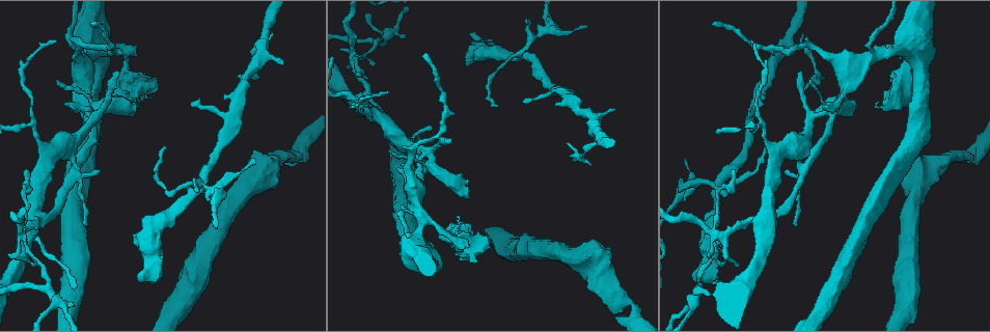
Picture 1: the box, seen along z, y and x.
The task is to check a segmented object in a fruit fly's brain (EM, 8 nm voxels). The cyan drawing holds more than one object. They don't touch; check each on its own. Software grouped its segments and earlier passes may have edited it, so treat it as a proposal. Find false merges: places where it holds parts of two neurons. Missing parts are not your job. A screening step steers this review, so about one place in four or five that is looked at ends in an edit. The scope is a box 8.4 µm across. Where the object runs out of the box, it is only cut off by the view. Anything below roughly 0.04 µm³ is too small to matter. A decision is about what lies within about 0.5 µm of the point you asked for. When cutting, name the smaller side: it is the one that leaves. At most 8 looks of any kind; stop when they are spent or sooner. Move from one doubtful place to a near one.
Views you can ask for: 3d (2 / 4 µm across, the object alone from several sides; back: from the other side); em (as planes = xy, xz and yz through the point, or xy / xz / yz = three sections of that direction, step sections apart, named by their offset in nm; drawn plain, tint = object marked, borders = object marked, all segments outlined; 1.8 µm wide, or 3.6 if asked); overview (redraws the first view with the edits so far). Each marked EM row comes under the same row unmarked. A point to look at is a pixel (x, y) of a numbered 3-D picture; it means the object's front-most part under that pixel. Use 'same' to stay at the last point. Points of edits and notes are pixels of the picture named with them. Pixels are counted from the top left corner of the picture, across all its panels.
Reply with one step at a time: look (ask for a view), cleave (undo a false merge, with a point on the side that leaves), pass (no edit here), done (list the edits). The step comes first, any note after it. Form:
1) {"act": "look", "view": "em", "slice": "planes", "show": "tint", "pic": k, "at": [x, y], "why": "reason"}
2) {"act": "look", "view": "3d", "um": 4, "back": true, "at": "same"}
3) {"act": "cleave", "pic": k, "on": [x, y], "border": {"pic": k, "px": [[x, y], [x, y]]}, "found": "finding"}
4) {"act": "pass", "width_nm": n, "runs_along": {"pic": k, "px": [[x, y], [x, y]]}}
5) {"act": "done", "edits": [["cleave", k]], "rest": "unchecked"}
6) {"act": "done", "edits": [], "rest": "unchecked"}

{"act": "look", "view": "3d", "um": 4, "pic": 1, "at": [450, 237], "why": "abrupt turn"}

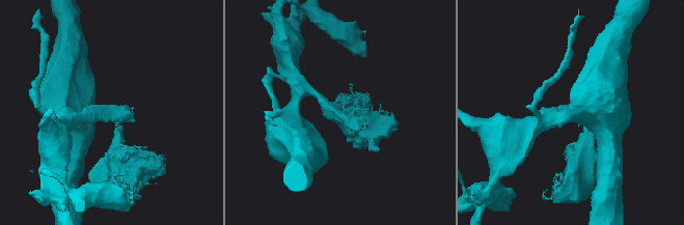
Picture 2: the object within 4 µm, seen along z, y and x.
{"act": "look", "view": "em", "slice": "planes", "show": "tint", "pic": 2, "at": [337, 111], "arm_widths_nm": [220, 240], "why": "need the tissue"}

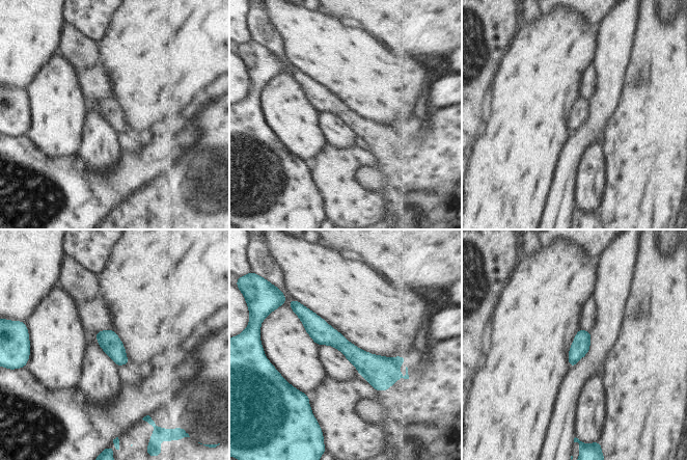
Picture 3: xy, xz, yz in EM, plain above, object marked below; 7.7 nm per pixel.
{"act": "pass", "found": "continuous, no second neuron"}

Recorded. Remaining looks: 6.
{"act": "look", "view": "3d", "um": 4, "pic": 1, "at": [89, 111], "why": "four arms meet"}

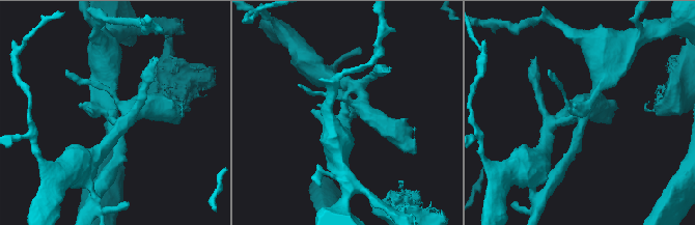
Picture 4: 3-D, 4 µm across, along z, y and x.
{"act": "look", "view": "em", "slice": "xz", "step": 4, "show": "tint", "pic": 4, "at": [347, 117], "why": "need the tissue"}

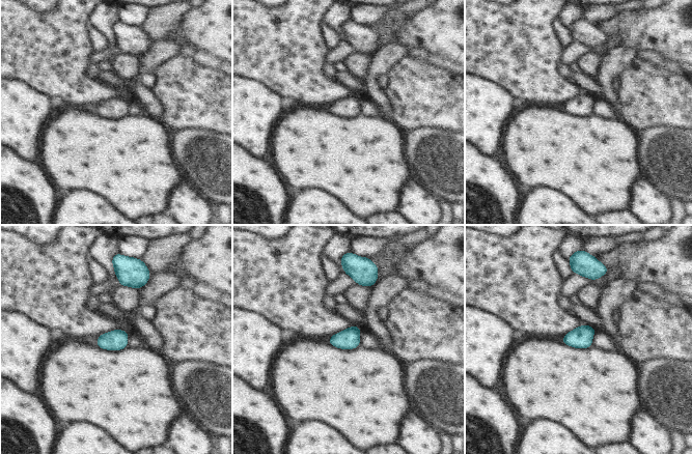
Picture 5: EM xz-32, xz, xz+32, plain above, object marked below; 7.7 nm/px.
{"act": "look", "view": "em", "slice": "planes", "show": "tint", "at": "same", "why": "cut it another way"}

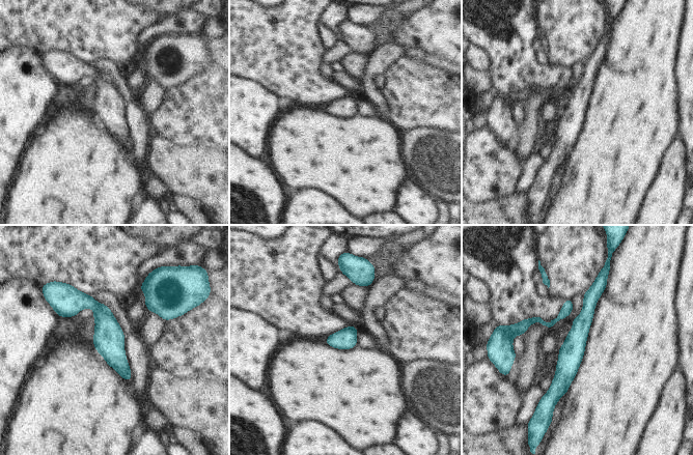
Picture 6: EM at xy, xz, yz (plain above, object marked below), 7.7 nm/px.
{"act": "cleave", "pic": 6, "on": [67, 302], "part_leaving": {"pic": 6, "px": [[570, 303], [551, 323], [530, 320], [517, 332]]}, "found": "two neurons meet here"}

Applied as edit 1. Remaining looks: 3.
{"act": "done", "edits": [["cleave", 6]], "rest": "unchecked"}

